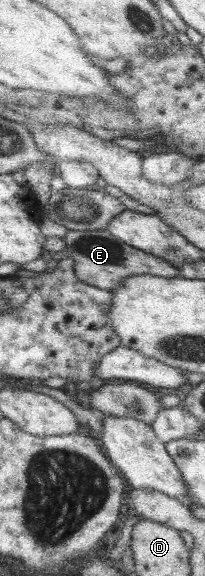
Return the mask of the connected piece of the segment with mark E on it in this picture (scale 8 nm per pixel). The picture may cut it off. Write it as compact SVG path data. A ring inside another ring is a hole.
M68 230L63 237L65 249L70 259L75 261L76 277L87 285L112 292L120 286L125 277L134 275L154 275L156 277L176 277L180 270L168 261L164 261L151 253L136 249L106 230Z

